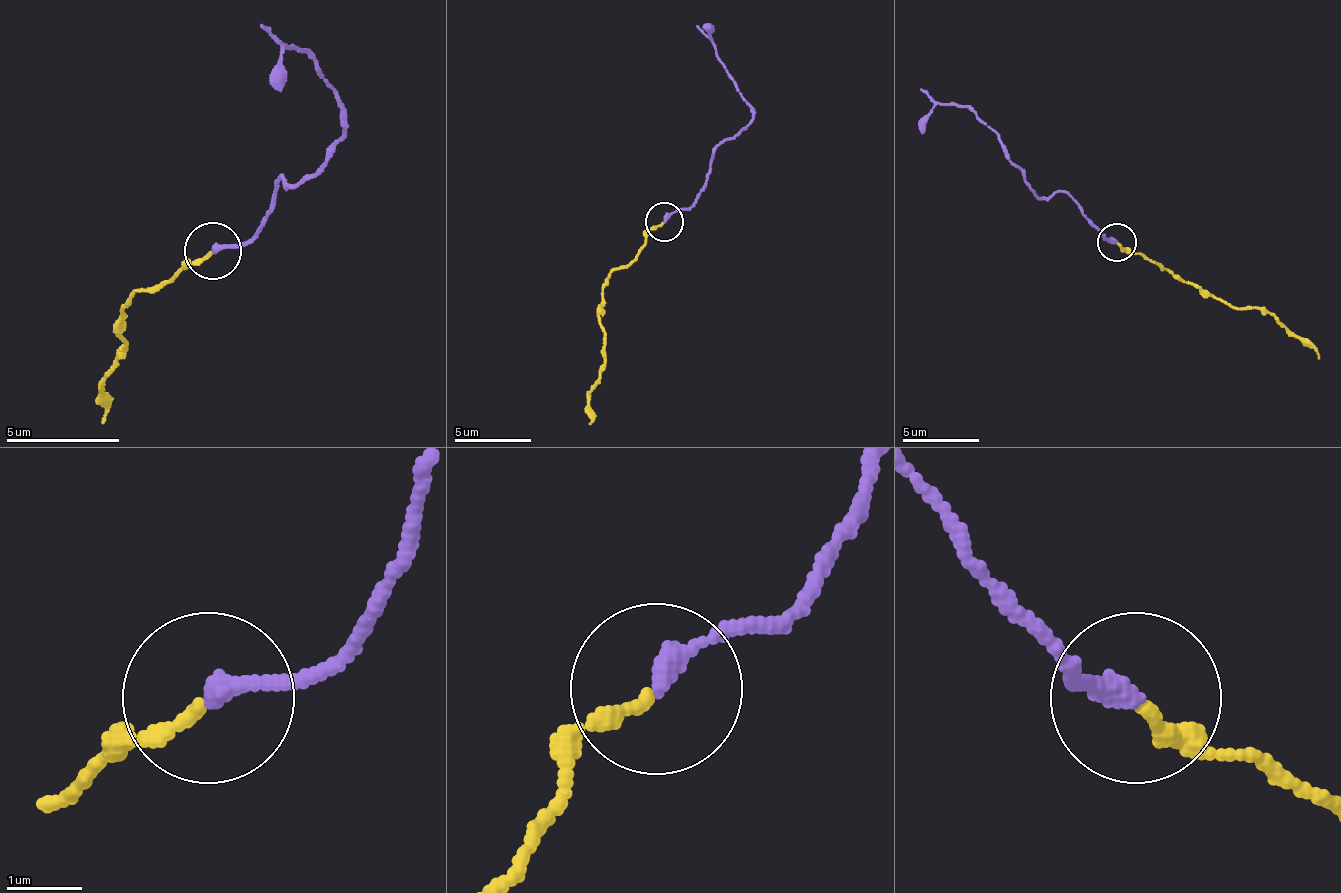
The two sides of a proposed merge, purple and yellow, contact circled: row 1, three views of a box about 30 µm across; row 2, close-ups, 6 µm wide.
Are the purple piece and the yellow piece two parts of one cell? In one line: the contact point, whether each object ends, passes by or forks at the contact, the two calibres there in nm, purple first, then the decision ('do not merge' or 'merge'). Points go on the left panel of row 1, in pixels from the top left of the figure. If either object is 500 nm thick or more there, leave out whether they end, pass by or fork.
(213, 250) | purple ends | yellow ends | 280/170 nm | do not merge

